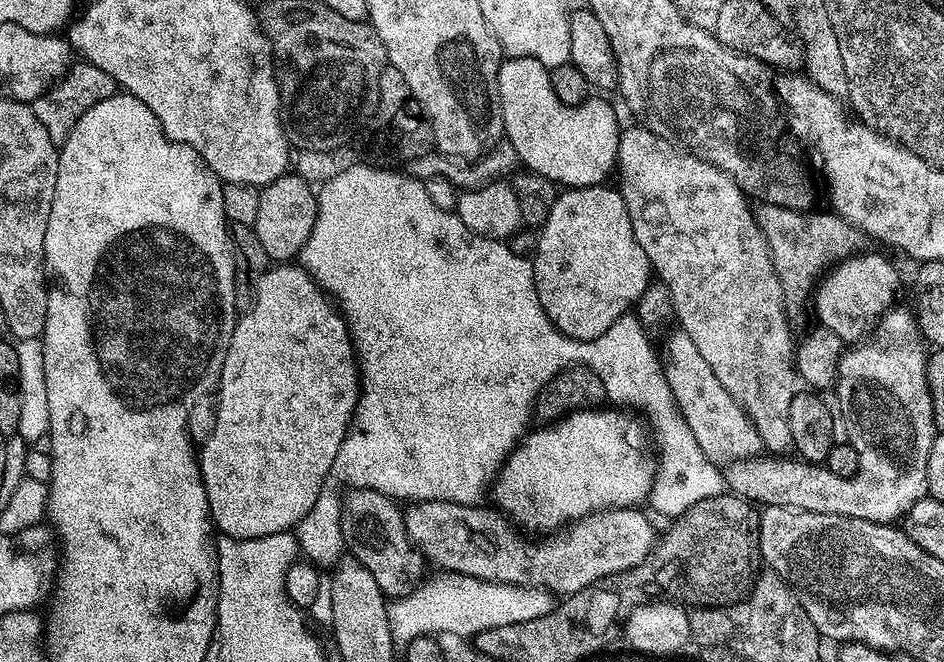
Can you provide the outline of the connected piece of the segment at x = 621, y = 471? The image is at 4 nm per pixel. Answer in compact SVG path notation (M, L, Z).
M573 410L557 419L554 426L540 426L537 432L529 431L516 445L498 478L500 500L505 505L500 504L505 509L512 508L510 516L513 521L530 528L554 530L591 512L605 508L630 508L647 501L652 477L650 460L648 464L643 450L636 448L635 438L624 433L628 420L619 416L624 414L600 411L604 410Z

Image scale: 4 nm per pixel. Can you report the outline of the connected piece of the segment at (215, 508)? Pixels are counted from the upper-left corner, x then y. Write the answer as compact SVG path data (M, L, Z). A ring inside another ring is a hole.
M272 266L256 281L252 307L234 326L220 371L219 392L214 431L202 441L198 452L215 531L239 540L292 532L329 483L328 475L330 478L336 468L338 450L360 398L360 374L348 326L333 301L303 268Z

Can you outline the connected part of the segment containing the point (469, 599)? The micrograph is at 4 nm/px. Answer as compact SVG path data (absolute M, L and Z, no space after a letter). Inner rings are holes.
M447 572L425 579L417 584L414 591L408 594L408 616L412 619L412 636L430 636L445 632L448 636L475 637L478 632L485 632L488 628L510 626L511 624L525 624L534 618L547 616L554 607L553 593L543 588L525 588L519 584L497 584L489 580L479 580L477 577L464 576L461 573Z

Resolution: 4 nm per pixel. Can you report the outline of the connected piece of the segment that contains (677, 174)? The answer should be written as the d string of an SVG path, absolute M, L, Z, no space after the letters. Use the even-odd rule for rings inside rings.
M643 126L635 127L625 127L621 131L616 160L618 176L620 174L618 191L632 219L634 238L638 242L638 246L642 246L651 271L655 275L657 272L660 275L657 277L667 284L672 295L672 311L675 319L677 321L680 319L679 327L690 338L690 342L694 342L694 346L698 346L698 354L702 354L702 358L706 358L706 363L710 366L710 370L714 370L718 382L722 382L722 386L726 386L728 393L740 403L741 408L750 417L752 425L758 430L758 434L762 438L764 448L772 454L787 453L784 451L789 451L792 448L790 402L796 397L798 391L794 340L792 344L792 332L788 329L790 321L788 313L784 311L782 286L778 282L778 274L772 265L772 255L768 252L768 243L756 221L753 205L746 199L744 191L722 170L718 170L718 166L714 166L705 160L699 160L697 156L691 156L684 149L673 146L669 140L664 140L658 134L654 134L649 128Z

